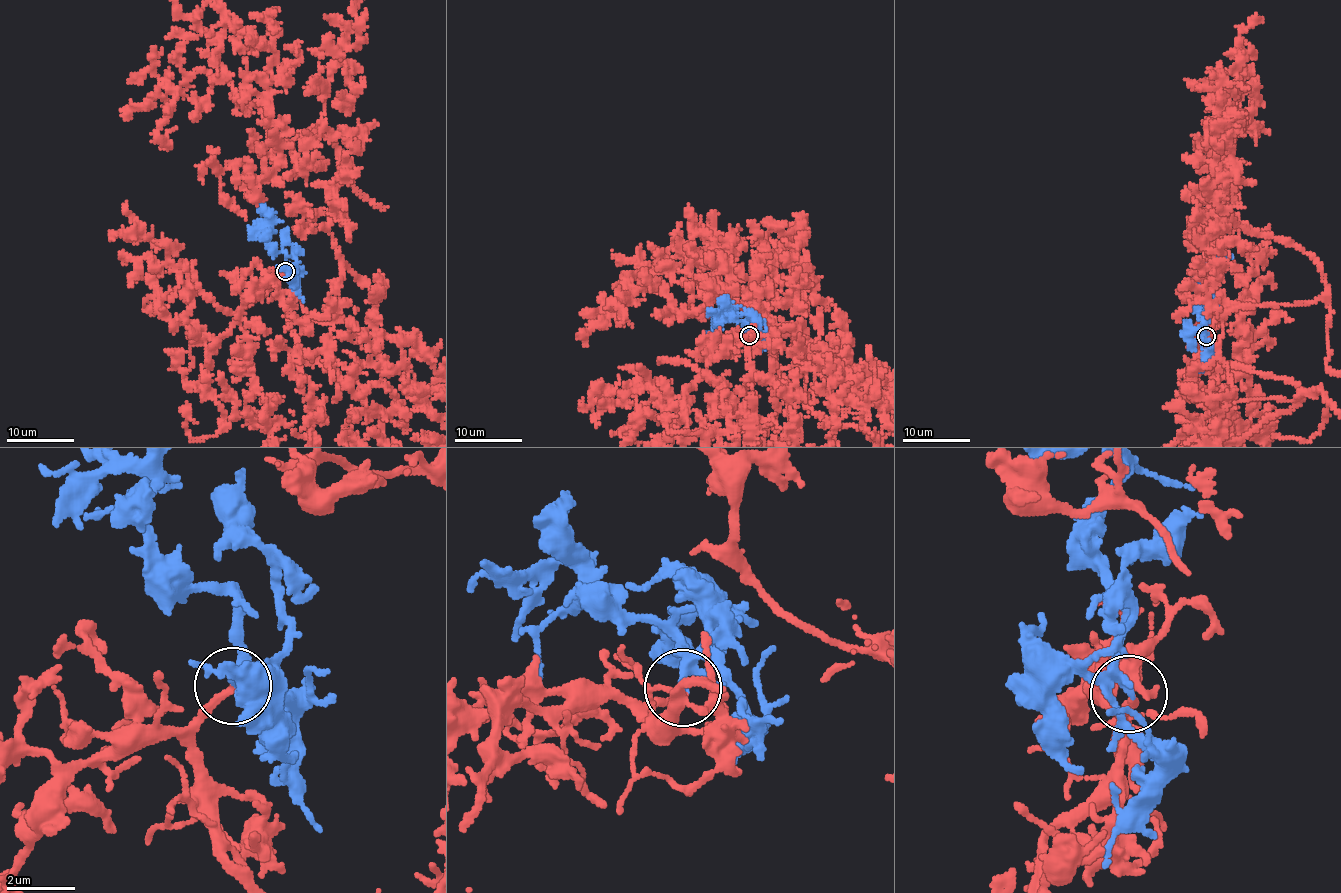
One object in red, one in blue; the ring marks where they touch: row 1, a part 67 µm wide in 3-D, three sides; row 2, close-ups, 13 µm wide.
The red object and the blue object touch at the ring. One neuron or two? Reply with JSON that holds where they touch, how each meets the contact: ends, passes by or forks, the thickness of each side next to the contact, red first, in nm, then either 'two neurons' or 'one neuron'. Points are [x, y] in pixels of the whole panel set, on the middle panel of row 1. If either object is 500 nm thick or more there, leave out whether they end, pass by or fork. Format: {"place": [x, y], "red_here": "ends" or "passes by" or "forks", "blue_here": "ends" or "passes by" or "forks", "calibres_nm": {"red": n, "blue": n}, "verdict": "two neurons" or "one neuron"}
{"place": [749, 335], "red_here": "ends", "blue_here": "passes by", "calibres_nm": {"red": 200, "blue": 190}, "verdict": "one neuron"}

